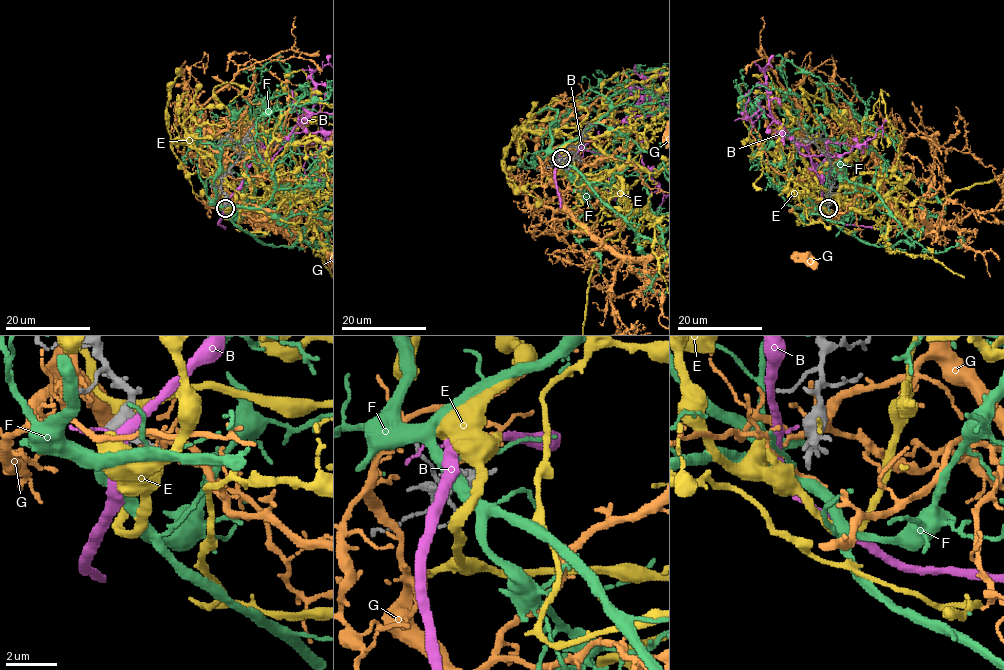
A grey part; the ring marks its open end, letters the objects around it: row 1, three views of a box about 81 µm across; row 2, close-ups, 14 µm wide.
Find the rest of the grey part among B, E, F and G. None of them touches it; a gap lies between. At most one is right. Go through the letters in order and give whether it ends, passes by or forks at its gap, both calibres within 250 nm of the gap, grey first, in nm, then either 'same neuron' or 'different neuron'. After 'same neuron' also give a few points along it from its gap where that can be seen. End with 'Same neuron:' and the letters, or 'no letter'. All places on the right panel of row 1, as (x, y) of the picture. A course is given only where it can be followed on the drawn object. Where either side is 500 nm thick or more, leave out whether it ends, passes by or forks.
B: it passes by; 180 nm thick on the grey side, 400 nm on the other; different neuron
E: 180 nm thick on the grey side, 550 nm on the other; different neuron
F: it forks there; 180 nm thick on the grey side, 380 nm on the other; different neuron
G: it ends there; 180 nm thick on the grey side, 190 nm on the other; different neuron
Same neuron: no letter

